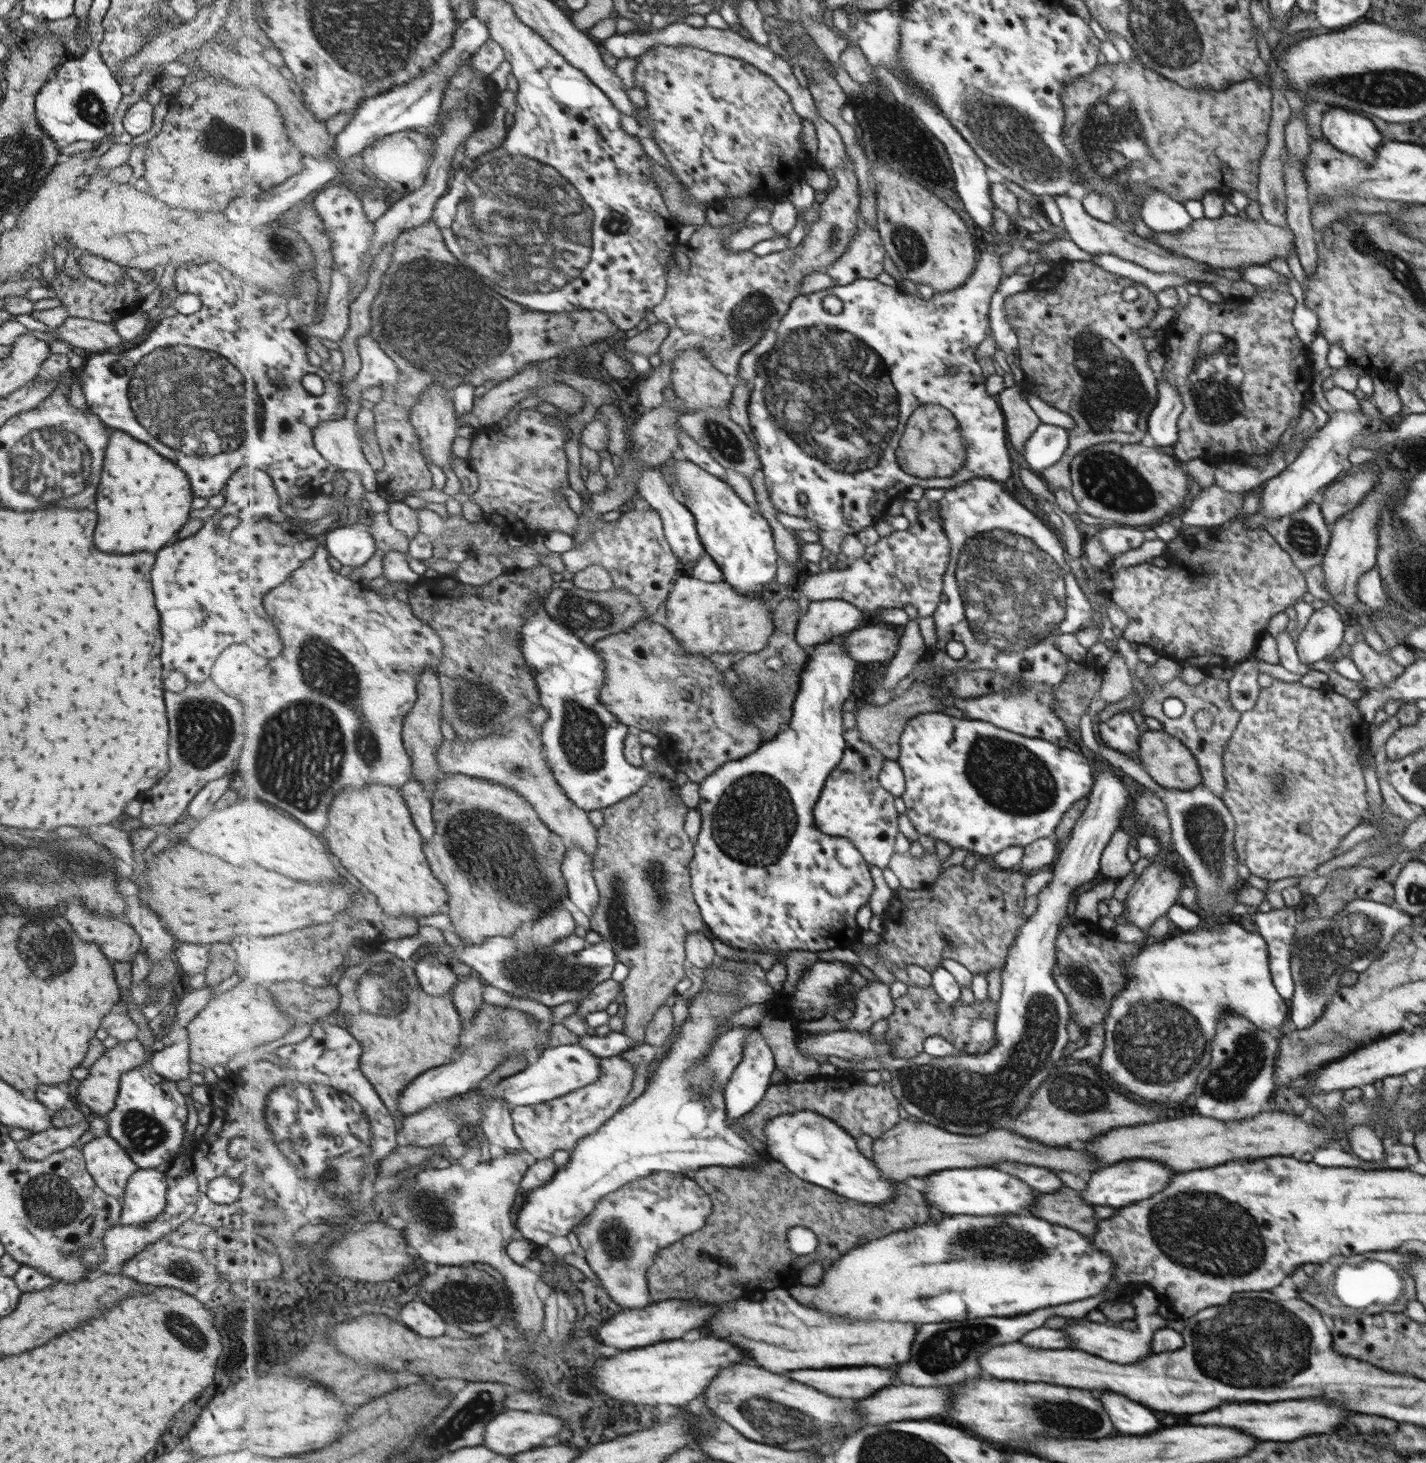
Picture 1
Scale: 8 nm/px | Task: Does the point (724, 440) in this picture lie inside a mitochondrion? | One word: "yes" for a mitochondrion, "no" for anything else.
yes

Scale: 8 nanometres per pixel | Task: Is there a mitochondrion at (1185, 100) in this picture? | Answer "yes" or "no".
no

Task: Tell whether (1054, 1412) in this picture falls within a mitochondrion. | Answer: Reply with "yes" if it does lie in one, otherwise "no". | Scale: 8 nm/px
yes

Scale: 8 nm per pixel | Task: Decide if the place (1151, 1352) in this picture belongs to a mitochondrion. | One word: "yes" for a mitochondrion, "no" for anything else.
no

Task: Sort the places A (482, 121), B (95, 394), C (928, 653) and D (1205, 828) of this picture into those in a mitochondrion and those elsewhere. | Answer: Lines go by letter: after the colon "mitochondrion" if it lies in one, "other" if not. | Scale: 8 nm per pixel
A: other
B: other
C: other
D: mitochondrion

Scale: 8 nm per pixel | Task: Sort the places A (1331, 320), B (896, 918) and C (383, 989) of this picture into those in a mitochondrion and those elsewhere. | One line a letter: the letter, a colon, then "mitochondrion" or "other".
A: other
B: other
C: mitochondrion

